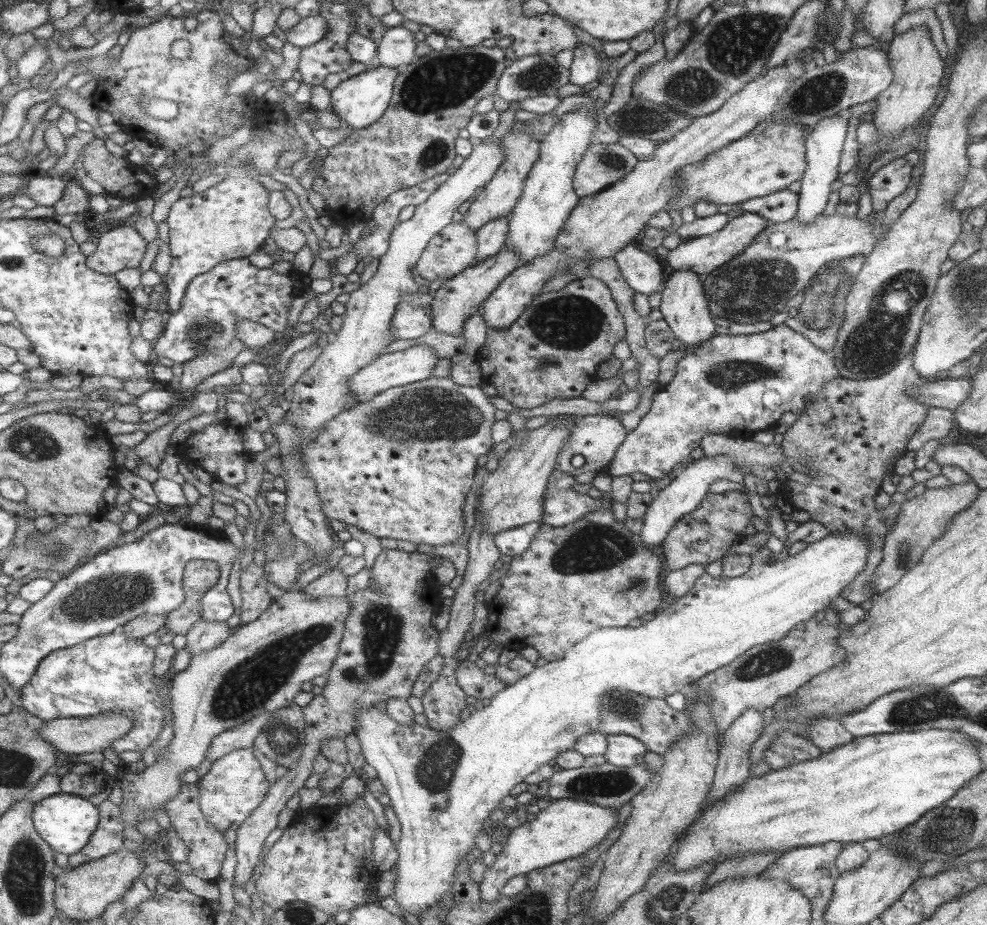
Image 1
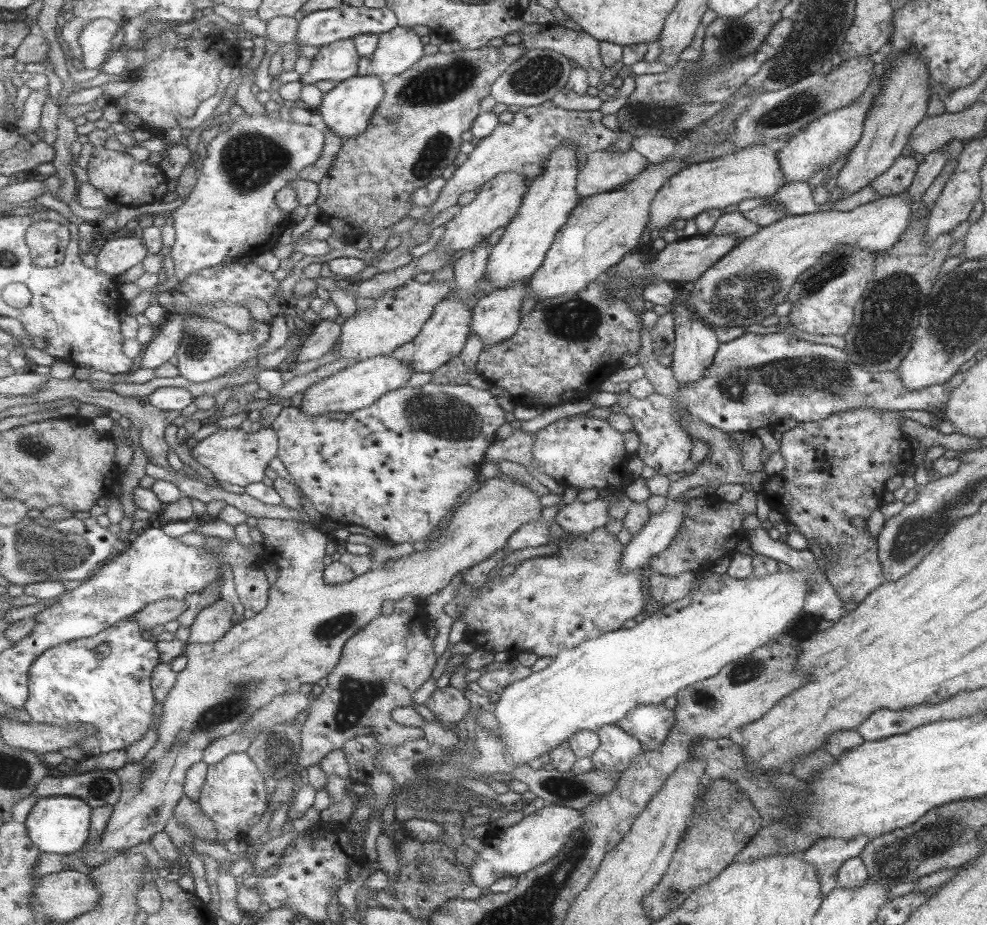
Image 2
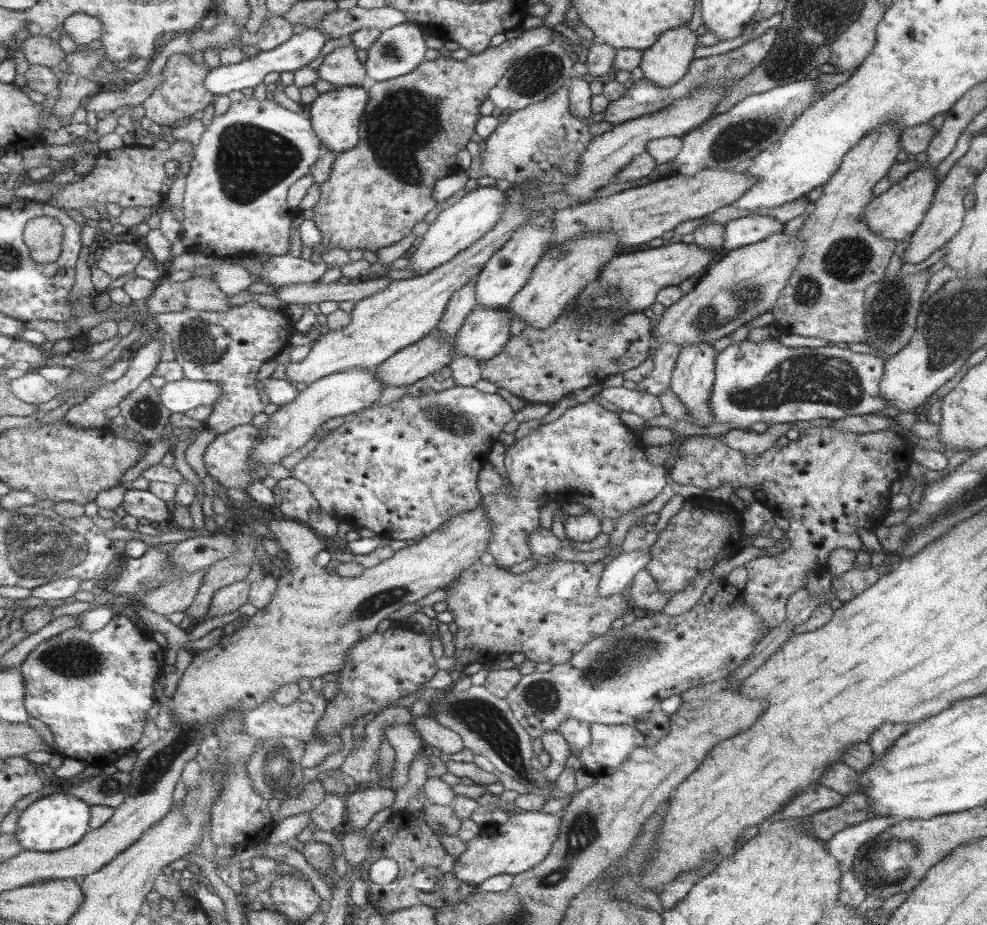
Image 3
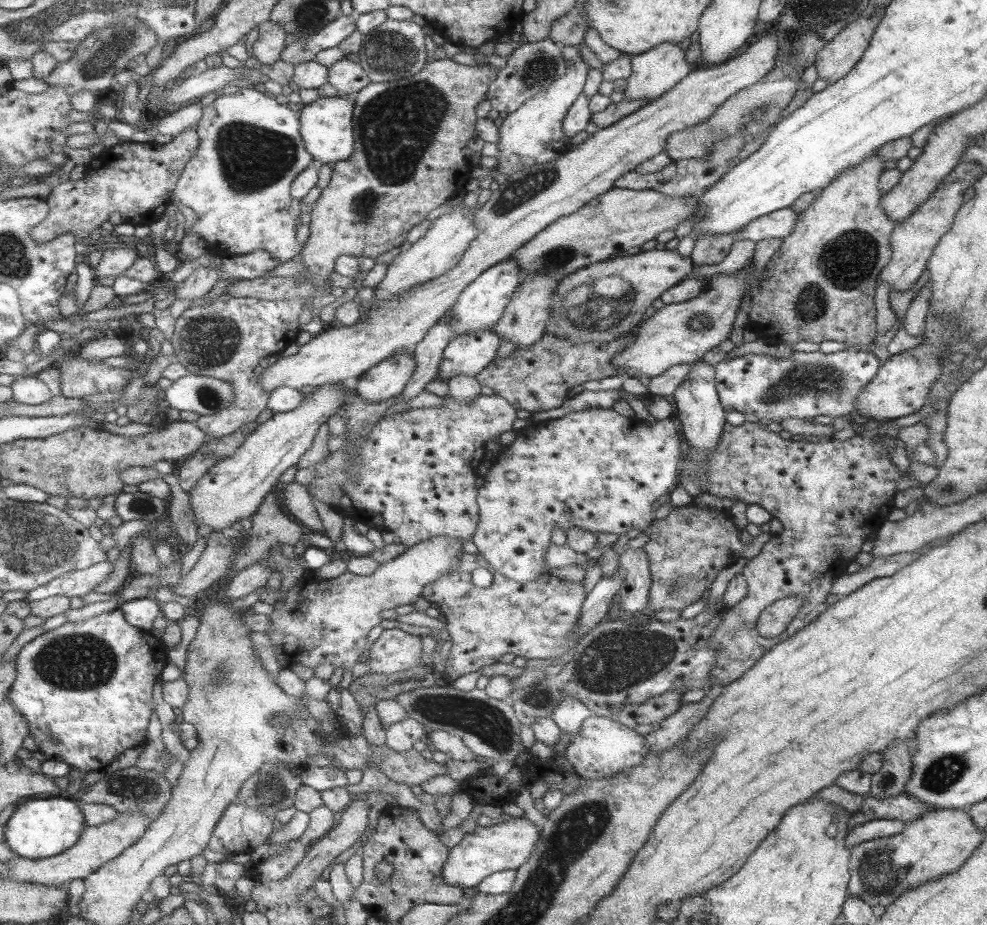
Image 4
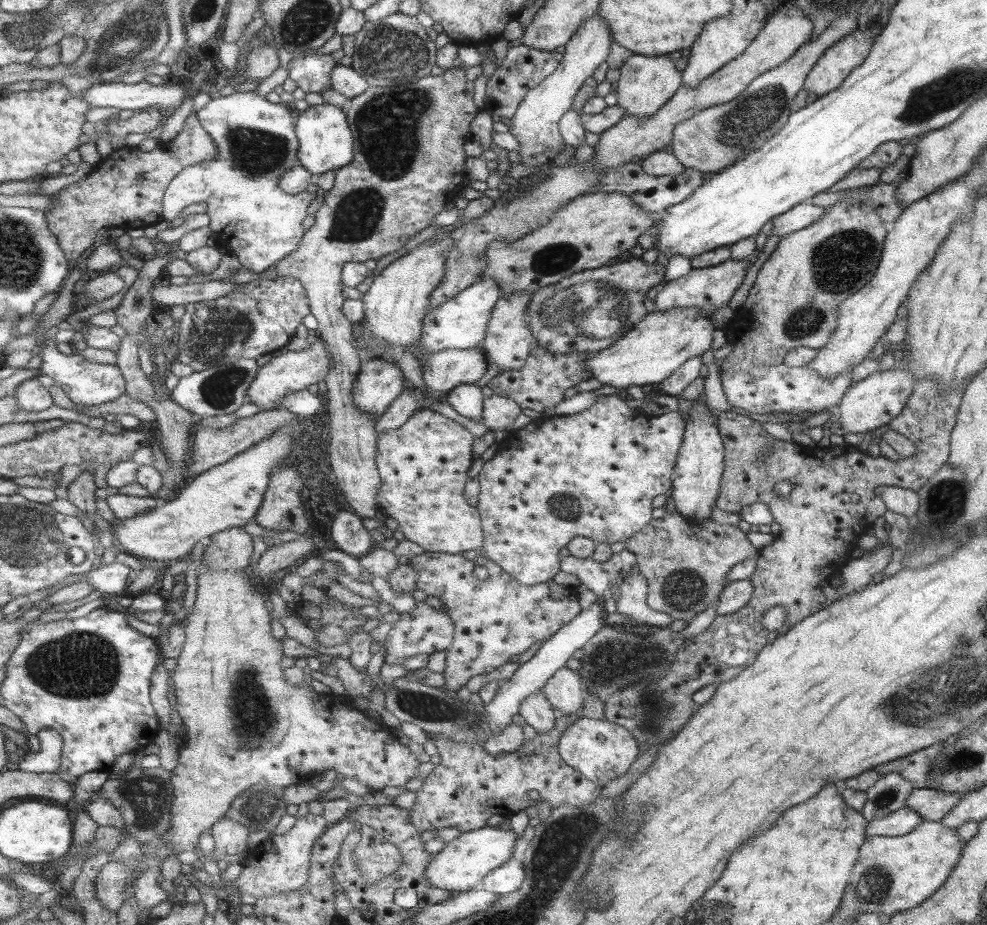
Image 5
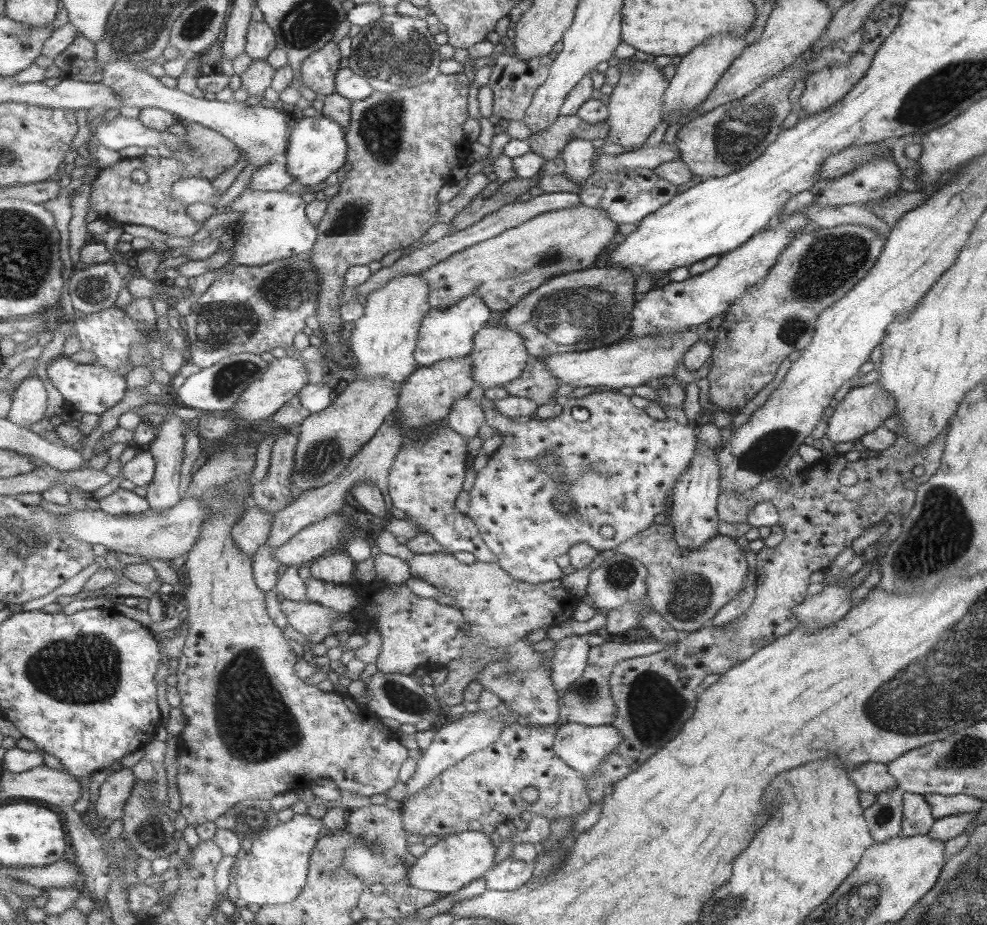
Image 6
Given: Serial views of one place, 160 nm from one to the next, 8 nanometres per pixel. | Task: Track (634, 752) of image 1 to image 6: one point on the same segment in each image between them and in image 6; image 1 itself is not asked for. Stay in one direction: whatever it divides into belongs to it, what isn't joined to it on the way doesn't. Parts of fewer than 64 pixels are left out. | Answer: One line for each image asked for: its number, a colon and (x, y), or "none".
2: (618, 747)
3: (612, 744)
4: (604, 748)
5: (602, 750)
6: (583, 747)

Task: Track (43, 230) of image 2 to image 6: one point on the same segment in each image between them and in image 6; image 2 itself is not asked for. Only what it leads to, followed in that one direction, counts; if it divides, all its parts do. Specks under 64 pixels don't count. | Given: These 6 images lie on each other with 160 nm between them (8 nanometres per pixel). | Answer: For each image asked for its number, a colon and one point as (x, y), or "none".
3: (44, 235)
4: (137, 180)
5: (126, 189)
6: (114, 197)

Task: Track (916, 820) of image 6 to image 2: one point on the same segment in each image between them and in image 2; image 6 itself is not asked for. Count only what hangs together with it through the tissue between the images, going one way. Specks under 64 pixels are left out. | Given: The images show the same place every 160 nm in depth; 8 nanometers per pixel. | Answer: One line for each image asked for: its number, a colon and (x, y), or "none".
2: (826, 855)
3: (843, 845)
4: (878, 828)
5: (903, 820)

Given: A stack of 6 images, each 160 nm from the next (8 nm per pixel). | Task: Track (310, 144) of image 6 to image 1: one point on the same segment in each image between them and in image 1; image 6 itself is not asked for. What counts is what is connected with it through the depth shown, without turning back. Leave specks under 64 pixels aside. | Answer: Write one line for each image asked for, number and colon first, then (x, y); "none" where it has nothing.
1: (361, 101)
2: (347, 110)
3: (337, 115)
4: (328, 125)
5: (327, 143)

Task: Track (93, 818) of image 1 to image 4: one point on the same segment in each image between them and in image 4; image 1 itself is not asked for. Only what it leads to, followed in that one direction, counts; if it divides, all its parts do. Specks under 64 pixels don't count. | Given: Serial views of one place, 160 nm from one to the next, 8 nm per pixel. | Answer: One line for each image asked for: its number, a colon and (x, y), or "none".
2: (57, 824)
3: (56, 822)
4: (42, 828)

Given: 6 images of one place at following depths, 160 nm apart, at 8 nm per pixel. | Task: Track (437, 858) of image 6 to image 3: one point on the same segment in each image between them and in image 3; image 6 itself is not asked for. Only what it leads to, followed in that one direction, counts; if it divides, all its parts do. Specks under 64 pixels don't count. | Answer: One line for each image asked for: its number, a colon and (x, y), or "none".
3: (525, 840)
4: (507, 846)
5: (465, 861)

